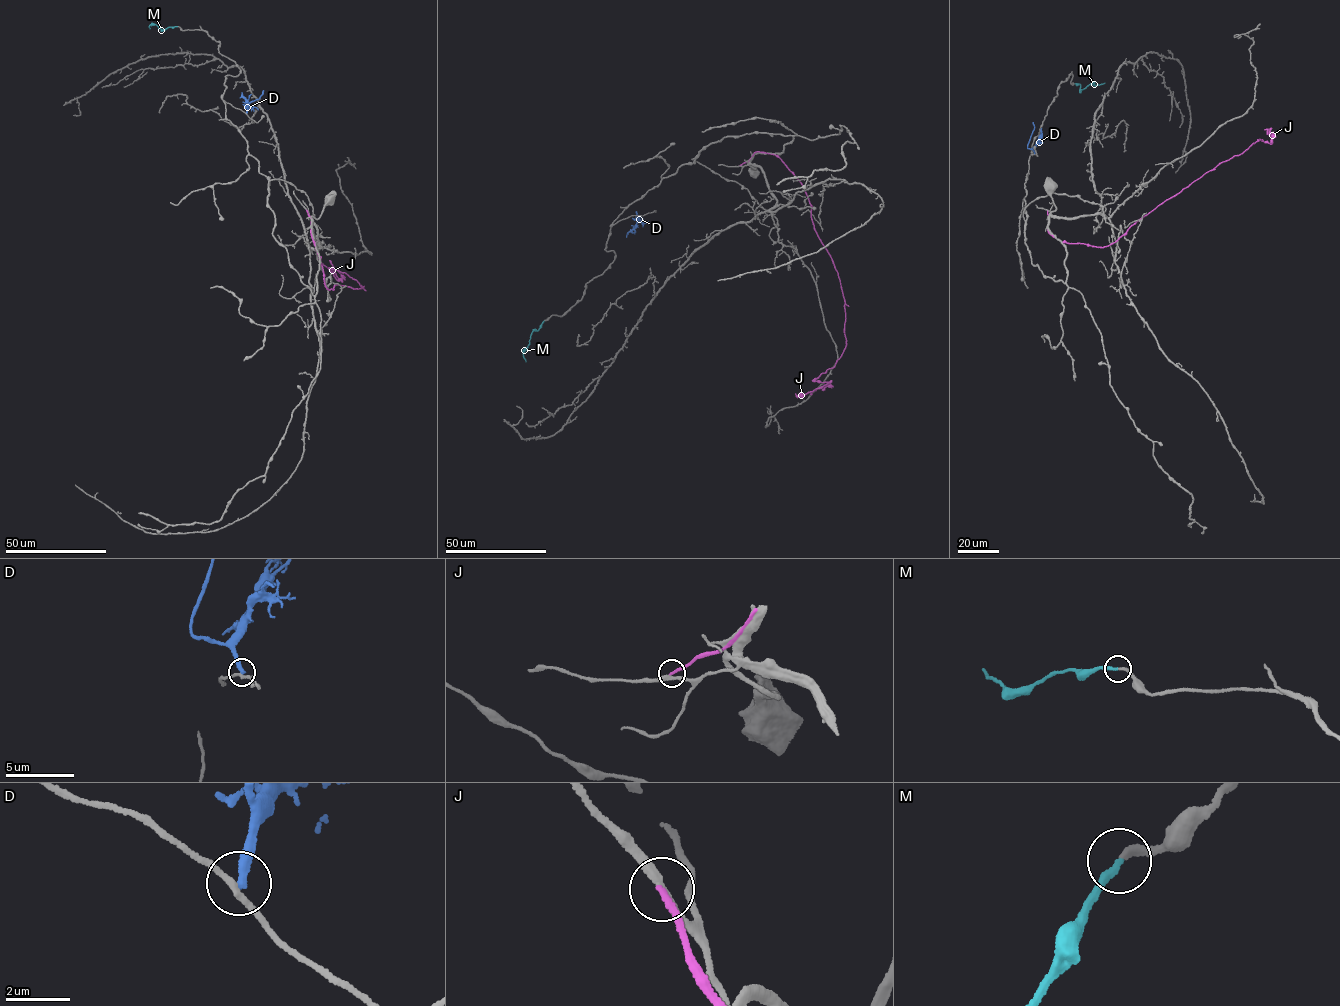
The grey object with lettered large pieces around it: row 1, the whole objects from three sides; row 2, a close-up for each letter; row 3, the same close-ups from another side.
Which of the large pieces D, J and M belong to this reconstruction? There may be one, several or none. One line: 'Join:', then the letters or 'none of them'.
Join: M

